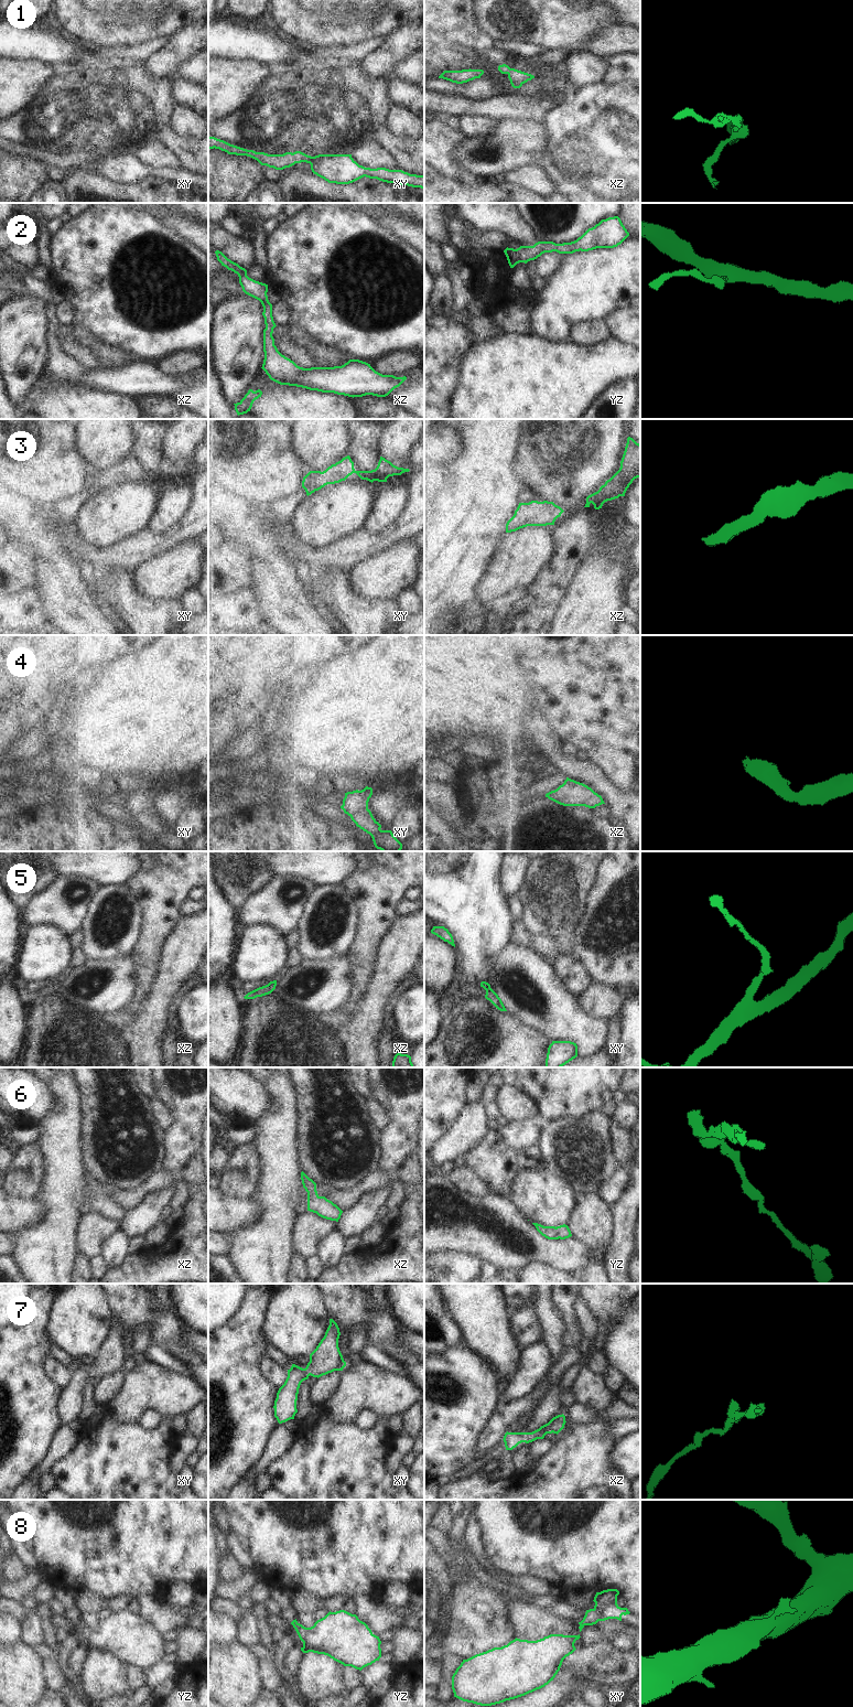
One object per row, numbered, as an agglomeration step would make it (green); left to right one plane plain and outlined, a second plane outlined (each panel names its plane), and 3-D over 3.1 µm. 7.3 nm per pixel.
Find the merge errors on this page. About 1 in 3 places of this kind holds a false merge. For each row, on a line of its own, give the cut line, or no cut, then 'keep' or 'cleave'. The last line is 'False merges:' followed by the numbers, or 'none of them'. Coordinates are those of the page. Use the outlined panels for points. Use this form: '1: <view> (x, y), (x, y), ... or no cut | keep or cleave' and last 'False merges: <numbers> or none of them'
1: no cut | keep
2: no cut | keep
3: no cut | keep
4: no cut | keep
5: no cut | keep
6: no cut | keep
7: no cut | keep
8: no cut | keep
False merges: none of them

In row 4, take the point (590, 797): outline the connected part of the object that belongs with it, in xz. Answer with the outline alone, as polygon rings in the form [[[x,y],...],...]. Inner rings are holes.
[[[569,777],[557,790],[547,793],[546,797],[563,806],[595,808],[605,804],[602,796],[591,787]]]

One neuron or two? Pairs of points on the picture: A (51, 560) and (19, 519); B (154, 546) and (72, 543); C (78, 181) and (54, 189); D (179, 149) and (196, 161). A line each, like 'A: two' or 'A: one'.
A: one
B: one
C: two
D: one

